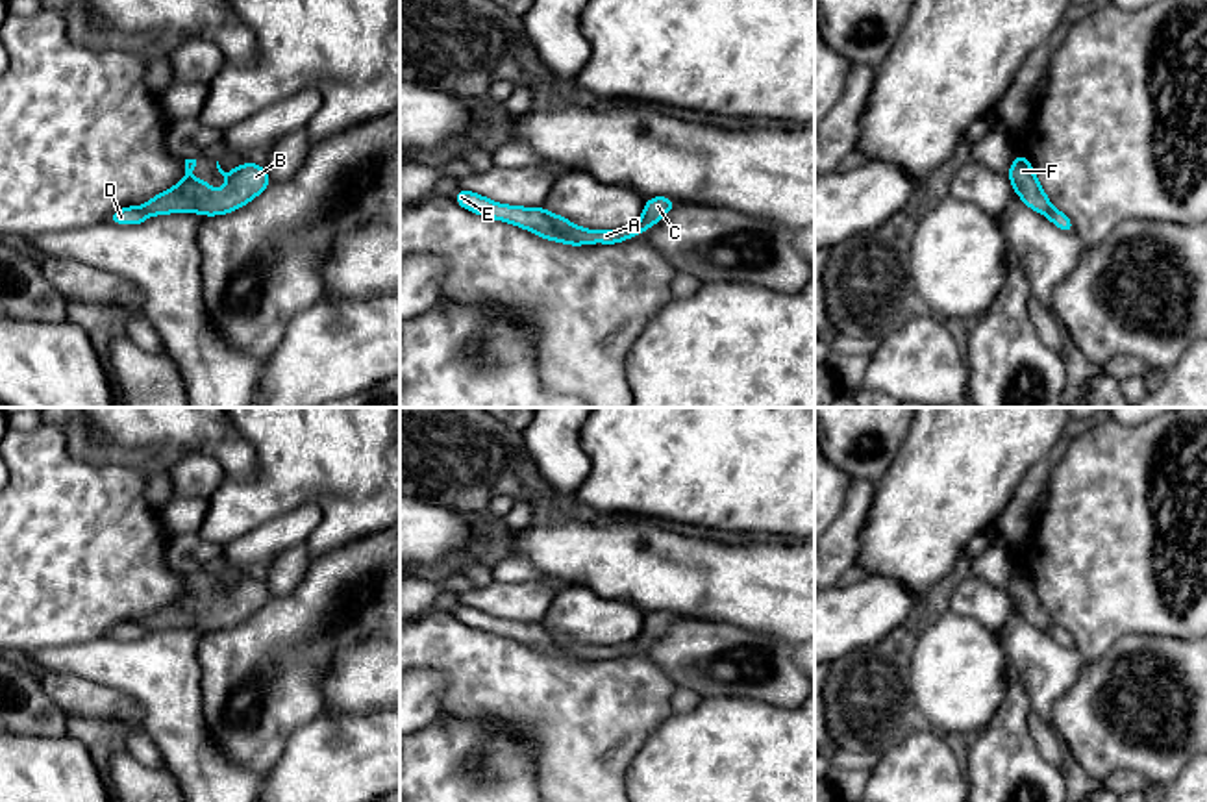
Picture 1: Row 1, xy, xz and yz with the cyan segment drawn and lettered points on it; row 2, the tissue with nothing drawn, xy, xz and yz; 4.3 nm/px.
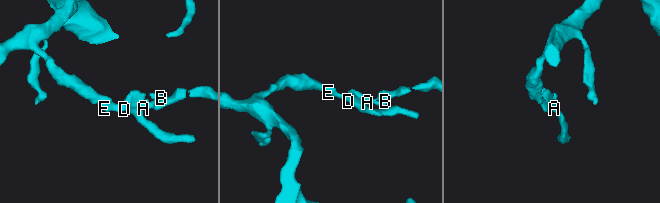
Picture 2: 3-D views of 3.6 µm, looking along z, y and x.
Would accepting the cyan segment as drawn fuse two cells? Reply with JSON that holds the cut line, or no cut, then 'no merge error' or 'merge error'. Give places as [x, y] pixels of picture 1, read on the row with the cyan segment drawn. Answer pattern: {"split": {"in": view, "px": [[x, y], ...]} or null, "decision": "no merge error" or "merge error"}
{"split": {"in": "xz", "px": [[541, 208], [559, 230], [580, 243]]}, "decision": "merge error"}

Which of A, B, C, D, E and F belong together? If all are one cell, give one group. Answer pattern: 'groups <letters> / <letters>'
groups A B C F / D E

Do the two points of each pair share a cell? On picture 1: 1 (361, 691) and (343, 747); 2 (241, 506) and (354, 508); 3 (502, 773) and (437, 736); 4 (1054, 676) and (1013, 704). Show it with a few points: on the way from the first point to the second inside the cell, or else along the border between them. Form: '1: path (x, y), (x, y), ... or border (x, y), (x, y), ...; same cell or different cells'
1: border (380, 710), (324, 714); different cells
2: path (271, 493), (278, 488), (330, 488); same cell
3: path (485, 773), (474, 773), (454, 752); same cell
4: border (1007, 665), (1019, 676), (1032, 710); different cells

